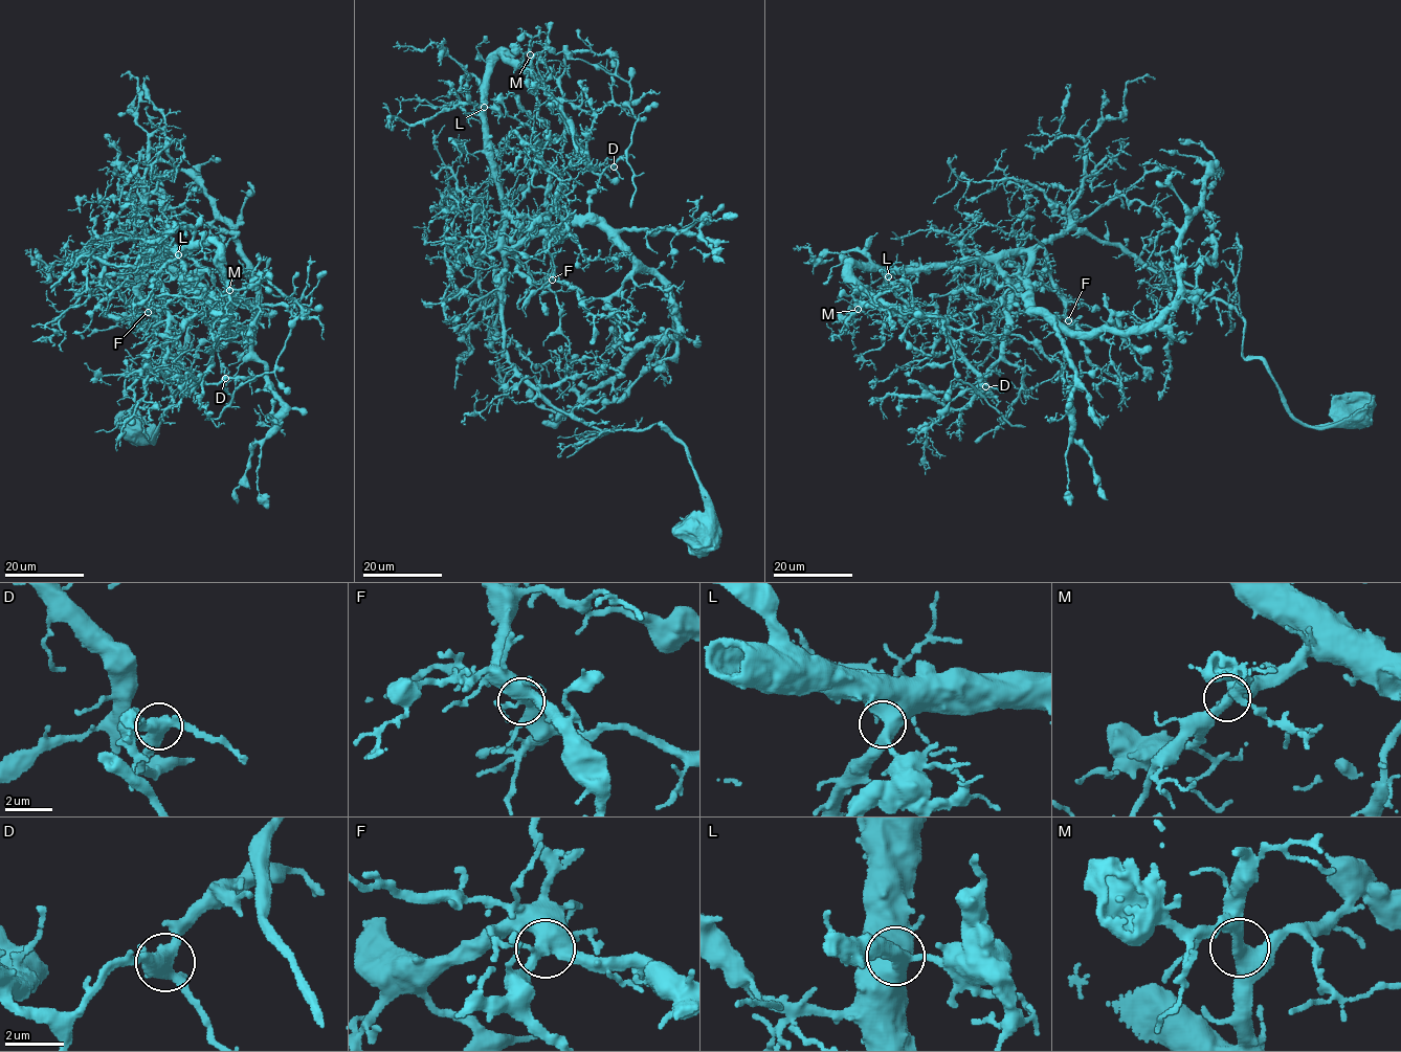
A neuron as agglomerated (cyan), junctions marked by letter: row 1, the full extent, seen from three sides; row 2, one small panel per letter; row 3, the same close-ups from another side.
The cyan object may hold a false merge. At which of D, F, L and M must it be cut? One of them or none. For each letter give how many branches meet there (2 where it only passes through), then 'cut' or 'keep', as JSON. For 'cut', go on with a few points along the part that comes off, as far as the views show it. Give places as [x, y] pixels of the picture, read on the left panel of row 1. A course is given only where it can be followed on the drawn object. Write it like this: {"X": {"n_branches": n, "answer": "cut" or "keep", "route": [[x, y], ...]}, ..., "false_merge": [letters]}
{"D": {"n_branches": 3, "answer": "cut", "route": [[225, 378], [235, 379], [236, 387], [274, 370], [291, 321], [311, 311], [261, 285], [251, 289]]}, "F": {"n_branches": 3, "answer": "keep"}, "L": {"n_branches": 3, "answer": "keep"}, "M": {"n_branches": 2, "answer": "keep"}, "false_merge": ["D"]}

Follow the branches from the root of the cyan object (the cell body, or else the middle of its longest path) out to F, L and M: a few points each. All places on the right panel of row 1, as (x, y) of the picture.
F: (1346, 416), (1304, 425), (1264, 362), (1243, 356), (1236, 309), (1076, 230), (1035, 249), (1044, 248), (1068, 320)
L: (1346, 416), (1304, 425), (1264, 362), (1243, 356), (1244, 325), (1236, 309), (1076, 230), (1025, 249), (888, 276)
M: (1346, 416), (1304, 425), (1243, 356), (1236, 309), (1076, 230), (917, 269), (852, 264), (870, 292), (858, 309)

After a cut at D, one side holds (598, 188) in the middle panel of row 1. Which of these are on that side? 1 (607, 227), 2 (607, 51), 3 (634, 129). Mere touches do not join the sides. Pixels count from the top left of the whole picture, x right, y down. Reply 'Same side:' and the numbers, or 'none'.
Same side: 1, 2

